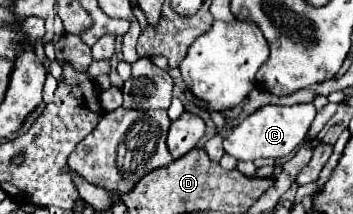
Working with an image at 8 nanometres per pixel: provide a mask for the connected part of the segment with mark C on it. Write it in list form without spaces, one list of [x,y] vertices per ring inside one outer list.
[[[303,103],[303,105],[291,105],[291,107],[281,107],[281,105],[265,105],[245,117],[237,127],[227,131],[223,147],[225,153],[233,155],[239,161],[255,161],[259,157],[287,157],[307,135],[313,119],[315,119],[315,105],[313,103]]]

